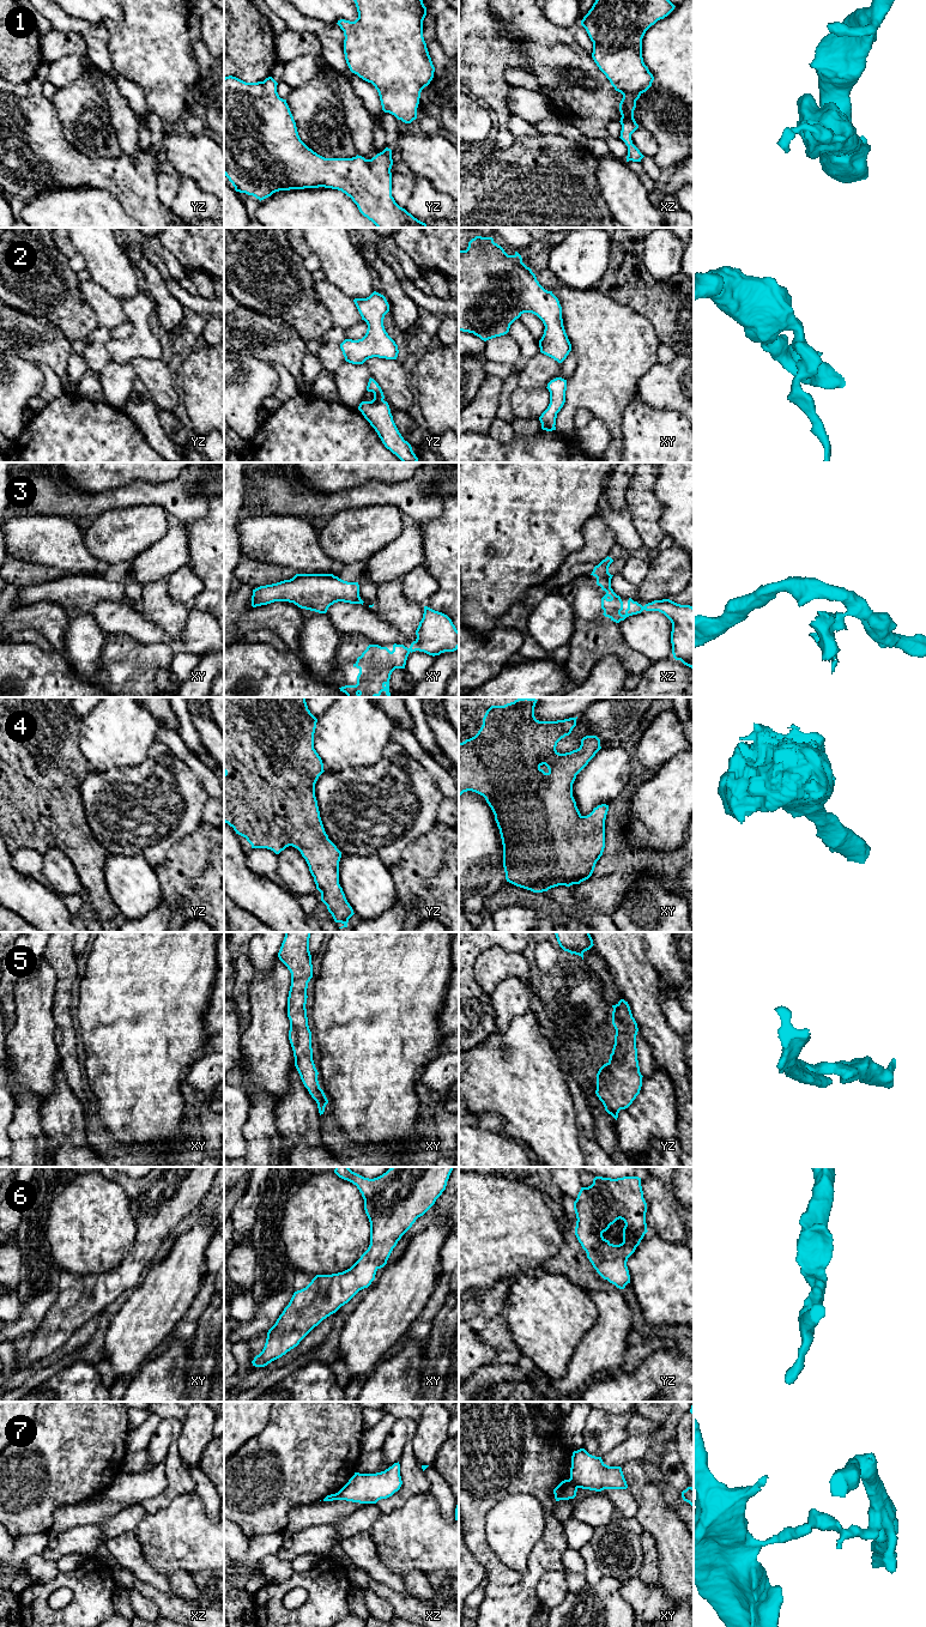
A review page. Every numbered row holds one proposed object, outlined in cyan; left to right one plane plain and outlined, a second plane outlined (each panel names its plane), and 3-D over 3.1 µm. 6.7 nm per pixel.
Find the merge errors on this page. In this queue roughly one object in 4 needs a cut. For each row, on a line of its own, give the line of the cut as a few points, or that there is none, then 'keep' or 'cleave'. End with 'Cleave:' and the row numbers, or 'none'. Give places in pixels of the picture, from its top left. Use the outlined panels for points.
1: no cut | keep
2: no cut | keep
3: xy (407, 648), (410, 651) | cleave
4: no cut | keep
5: no cut | keep
6: no cut | keep
7: xy (569, 1479), (578, 1487) | cleave
Cleave: 3, 7

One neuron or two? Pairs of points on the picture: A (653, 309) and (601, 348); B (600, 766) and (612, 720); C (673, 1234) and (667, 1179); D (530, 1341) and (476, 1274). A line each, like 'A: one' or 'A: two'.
A: two
B: two
C: two
D: two

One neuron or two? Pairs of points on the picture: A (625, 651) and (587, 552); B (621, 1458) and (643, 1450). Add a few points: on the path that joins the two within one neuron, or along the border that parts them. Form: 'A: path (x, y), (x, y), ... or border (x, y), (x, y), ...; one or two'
A: border (611, 546), (589, 574), (568, 581); two
B: path (627, 1452), (629, 1450), (637, 1450); one

